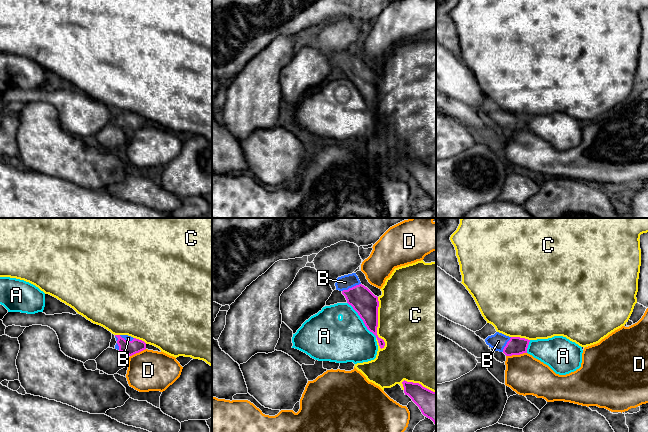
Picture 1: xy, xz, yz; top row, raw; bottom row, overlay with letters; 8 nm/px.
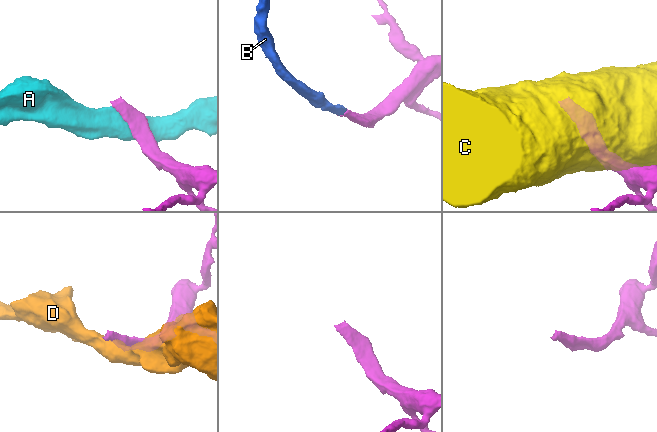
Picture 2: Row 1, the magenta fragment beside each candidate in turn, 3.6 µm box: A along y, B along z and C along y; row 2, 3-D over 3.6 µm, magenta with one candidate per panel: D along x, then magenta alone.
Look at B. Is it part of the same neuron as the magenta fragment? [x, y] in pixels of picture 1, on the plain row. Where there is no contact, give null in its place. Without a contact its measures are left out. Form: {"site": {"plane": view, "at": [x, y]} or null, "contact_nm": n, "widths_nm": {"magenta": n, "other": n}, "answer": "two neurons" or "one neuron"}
{"site": {"plane": "xz", "at": [352, 63]}, "contact_nm": 170, "widths_nm": {"magenta": 200, "other": 120}, "answer": "one neuron"}

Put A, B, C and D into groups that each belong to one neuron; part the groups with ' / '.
A / B / C / D

